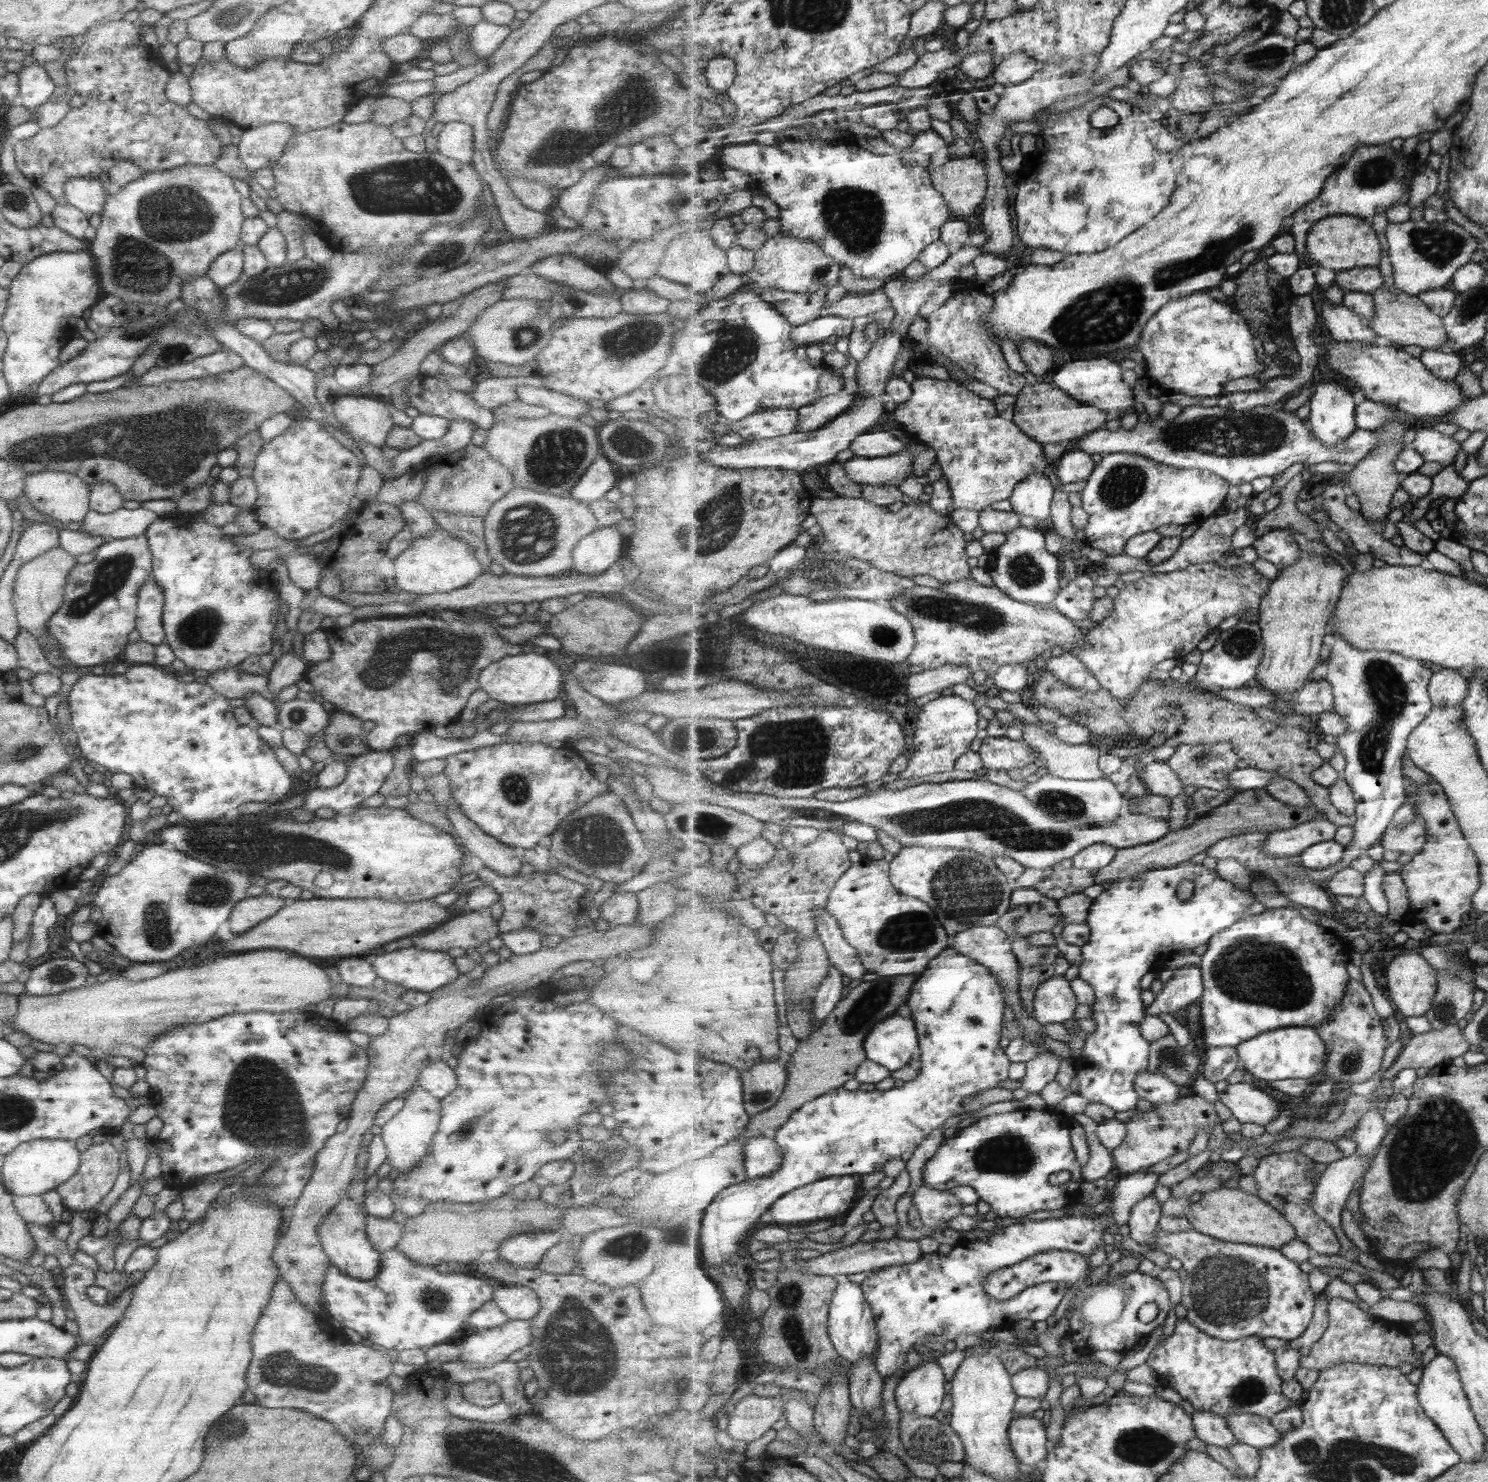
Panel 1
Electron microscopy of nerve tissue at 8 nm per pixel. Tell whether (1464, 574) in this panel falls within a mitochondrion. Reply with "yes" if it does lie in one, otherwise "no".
no

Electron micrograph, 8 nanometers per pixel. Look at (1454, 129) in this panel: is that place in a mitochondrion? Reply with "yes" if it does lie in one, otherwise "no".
no

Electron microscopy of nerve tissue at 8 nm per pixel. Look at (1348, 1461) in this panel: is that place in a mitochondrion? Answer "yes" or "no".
yes

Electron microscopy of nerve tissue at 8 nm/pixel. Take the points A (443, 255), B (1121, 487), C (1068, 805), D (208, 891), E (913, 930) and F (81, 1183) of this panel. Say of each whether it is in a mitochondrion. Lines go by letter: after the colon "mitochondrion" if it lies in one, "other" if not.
A: mitochondrion
B: mitochondrion
C: mitochondrion
D: mitochondrion
E: mitochondrion
F: other

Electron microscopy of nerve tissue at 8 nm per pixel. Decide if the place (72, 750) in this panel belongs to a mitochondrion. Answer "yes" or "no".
no

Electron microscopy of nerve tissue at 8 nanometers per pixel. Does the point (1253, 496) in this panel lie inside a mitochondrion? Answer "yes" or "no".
no

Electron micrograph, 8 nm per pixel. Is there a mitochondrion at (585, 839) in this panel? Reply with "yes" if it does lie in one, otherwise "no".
yes

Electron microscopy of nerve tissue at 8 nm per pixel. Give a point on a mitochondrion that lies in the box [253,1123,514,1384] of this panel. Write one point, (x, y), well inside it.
(431, 1298)

